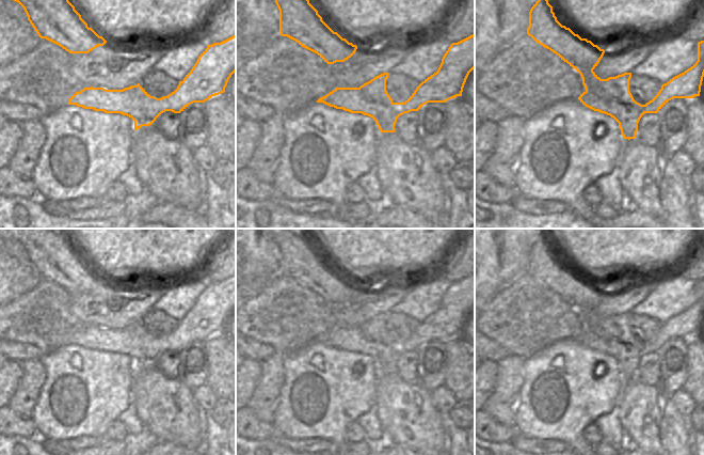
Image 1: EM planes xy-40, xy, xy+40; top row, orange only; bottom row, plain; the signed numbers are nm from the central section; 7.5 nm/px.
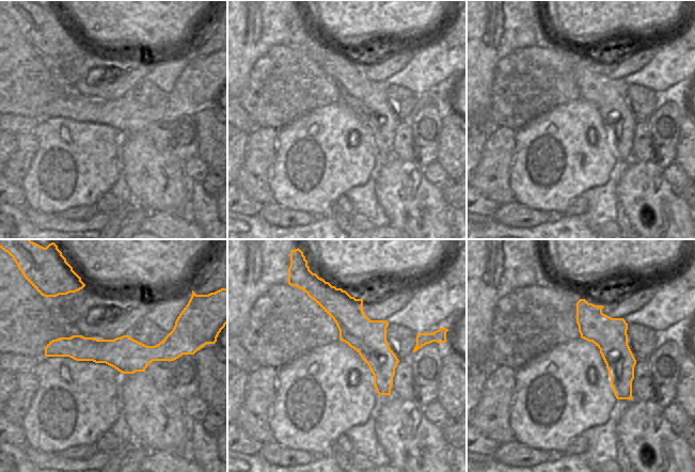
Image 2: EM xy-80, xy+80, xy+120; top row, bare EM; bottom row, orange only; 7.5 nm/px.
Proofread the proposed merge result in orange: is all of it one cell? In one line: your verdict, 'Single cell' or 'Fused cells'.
Fused cells.

